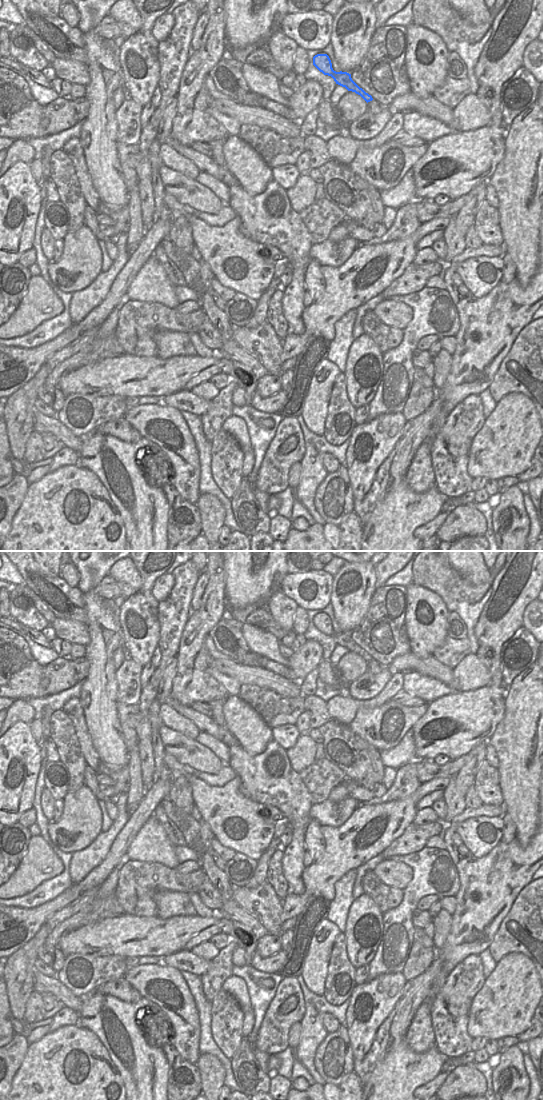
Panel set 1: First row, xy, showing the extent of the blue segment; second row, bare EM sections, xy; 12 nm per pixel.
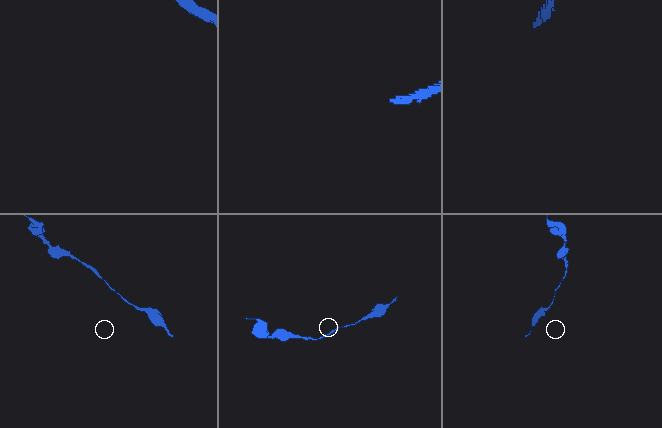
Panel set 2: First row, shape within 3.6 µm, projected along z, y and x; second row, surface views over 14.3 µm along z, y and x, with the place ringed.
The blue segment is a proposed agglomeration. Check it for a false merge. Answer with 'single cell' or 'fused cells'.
single cell

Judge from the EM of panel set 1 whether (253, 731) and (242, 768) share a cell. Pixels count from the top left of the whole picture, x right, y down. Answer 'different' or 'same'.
different

